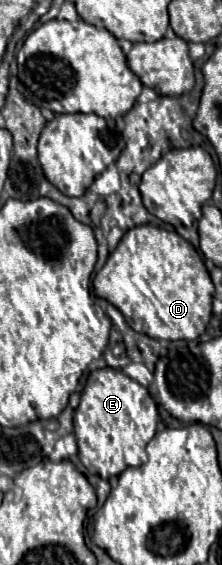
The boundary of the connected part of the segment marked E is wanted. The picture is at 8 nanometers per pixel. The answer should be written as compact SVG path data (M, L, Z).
M104 368L92 372L82 392L80 406L74 412L74 436L80 462L88 472L96 472L102 480L118 476L130 466L146 464L146 444L156 434L158 418L154 398L122 370Z

